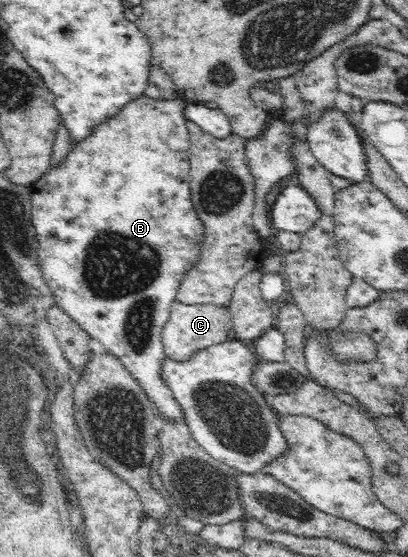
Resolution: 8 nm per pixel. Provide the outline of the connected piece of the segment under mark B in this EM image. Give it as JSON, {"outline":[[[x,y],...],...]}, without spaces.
{"outline":[[[140,96],[127,103],[117,115],[112,116],[107,123],[95,127],[95,131],[87,139],[77,140],[67,155],[67,161],[59,163],[57,167],[48,169],[43,180],[37,180],[30,186],[31,204],[33,204],[33,224],[39,234],[39,258],[43,266],[43,274],[47,284],[55,292],[55,301],[58,307],[67,312],[71,320],[75,320],[92,339],[97,339],[111,351],[112,355],[119,358],[121,363],[132,374],[132,377],[143,387],[147,397],[153,402],[154,410],[165,421],[183,422],[183,409],[174,399],[169,388],[164,383],[162,363],[164,357],[163,340],[161,331],[171,313],[171,304],[177,300],[179,285],[187,271],[199,260],[199,245],[203,240],[203,221],[195,210],[195,202],[191,201],[191,179],[188,178],[191,169],[191,138],[188,137],[187,119],[184,116],[186,100],[182,98],[167,100],[149,99]]]}

